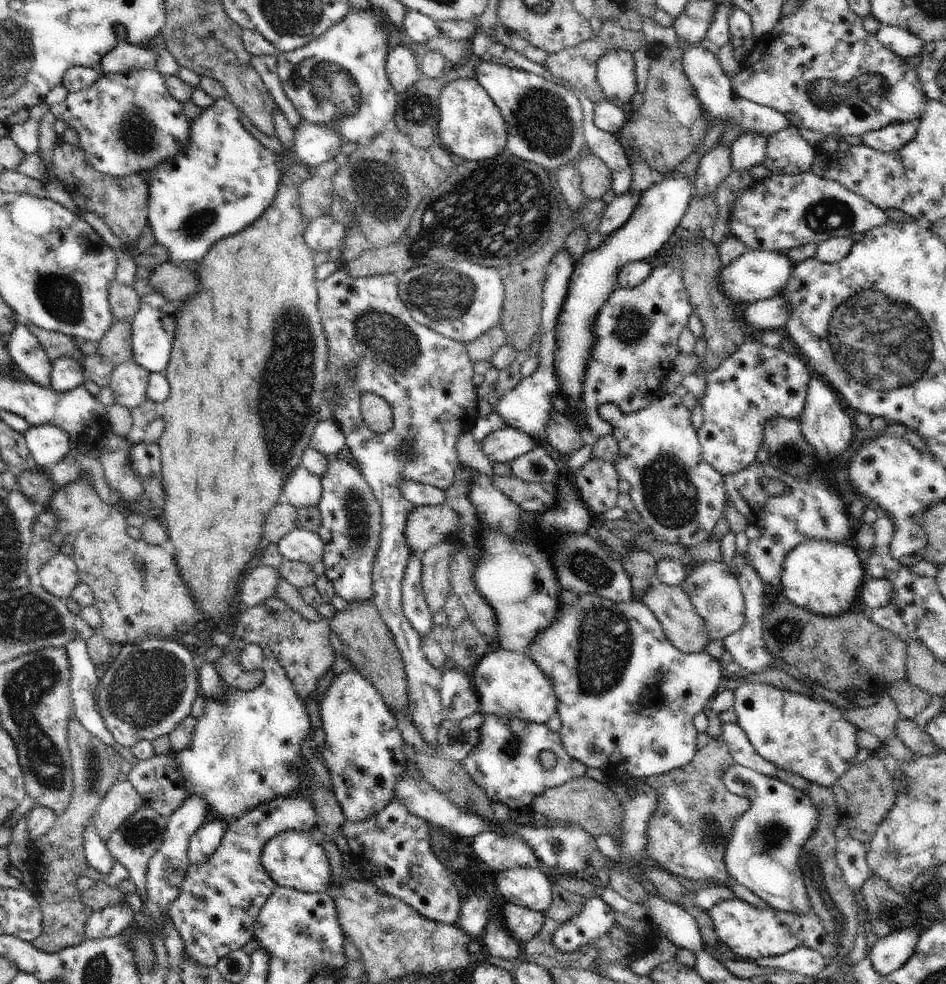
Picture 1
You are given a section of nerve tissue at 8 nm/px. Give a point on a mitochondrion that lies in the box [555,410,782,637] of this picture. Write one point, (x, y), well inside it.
(667, 485)

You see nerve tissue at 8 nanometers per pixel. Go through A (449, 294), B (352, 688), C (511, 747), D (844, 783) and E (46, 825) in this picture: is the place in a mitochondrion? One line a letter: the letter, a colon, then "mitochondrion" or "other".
A: mitochondrion
B: other
C: mitochondrion
D: other
E: other

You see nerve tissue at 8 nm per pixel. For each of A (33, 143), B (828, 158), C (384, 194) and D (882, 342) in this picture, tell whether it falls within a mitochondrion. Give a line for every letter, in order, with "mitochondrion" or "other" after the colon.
A: other
B: other
C: mitochondrion
D: mitochondrion

